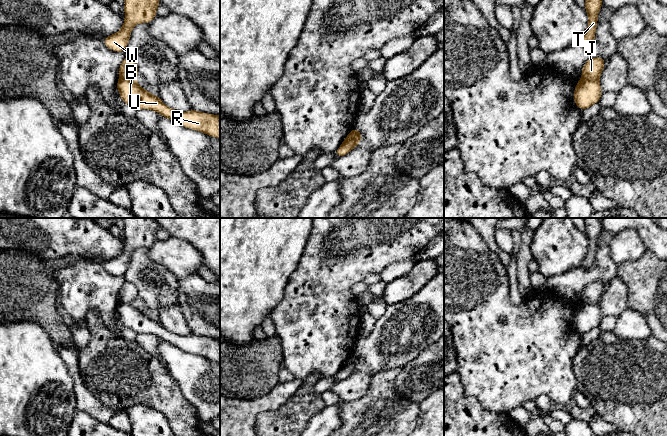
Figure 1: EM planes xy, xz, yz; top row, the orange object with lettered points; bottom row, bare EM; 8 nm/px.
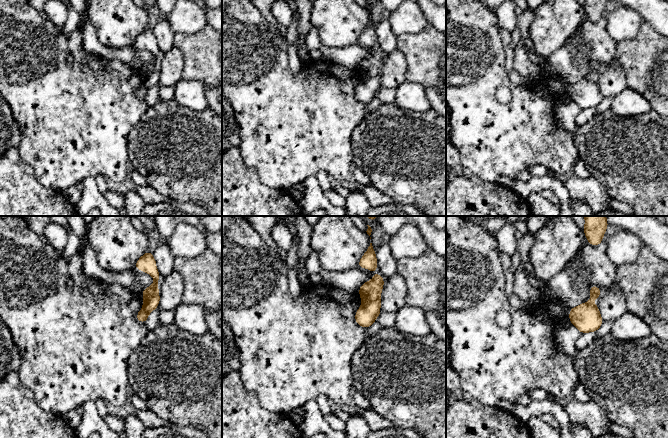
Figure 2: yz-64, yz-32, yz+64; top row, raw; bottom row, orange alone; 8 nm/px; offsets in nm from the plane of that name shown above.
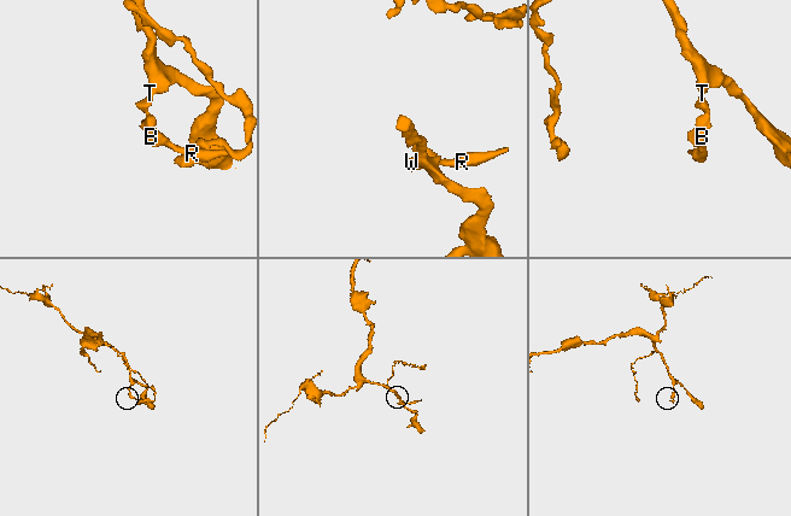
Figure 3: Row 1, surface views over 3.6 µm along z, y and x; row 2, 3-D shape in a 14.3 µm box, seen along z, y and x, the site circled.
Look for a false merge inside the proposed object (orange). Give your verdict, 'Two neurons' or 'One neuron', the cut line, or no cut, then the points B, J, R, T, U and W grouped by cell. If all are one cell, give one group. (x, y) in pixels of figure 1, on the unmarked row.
Two neurons. Split along yz (582, 302), (597, 303). Groups: B R U / J T W

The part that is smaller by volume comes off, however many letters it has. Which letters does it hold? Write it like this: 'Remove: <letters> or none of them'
Remove: B, R, U

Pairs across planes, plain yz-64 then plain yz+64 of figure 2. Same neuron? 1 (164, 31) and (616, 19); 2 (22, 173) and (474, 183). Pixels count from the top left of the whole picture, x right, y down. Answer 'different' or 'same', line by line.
1: different
2: same

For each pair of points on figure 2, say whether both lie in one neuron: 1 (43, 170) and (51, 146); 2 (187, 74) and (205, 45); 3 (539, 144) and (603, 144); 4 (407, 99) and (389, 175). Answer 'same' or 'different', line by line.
1: same
2: same
3: different
4: different

